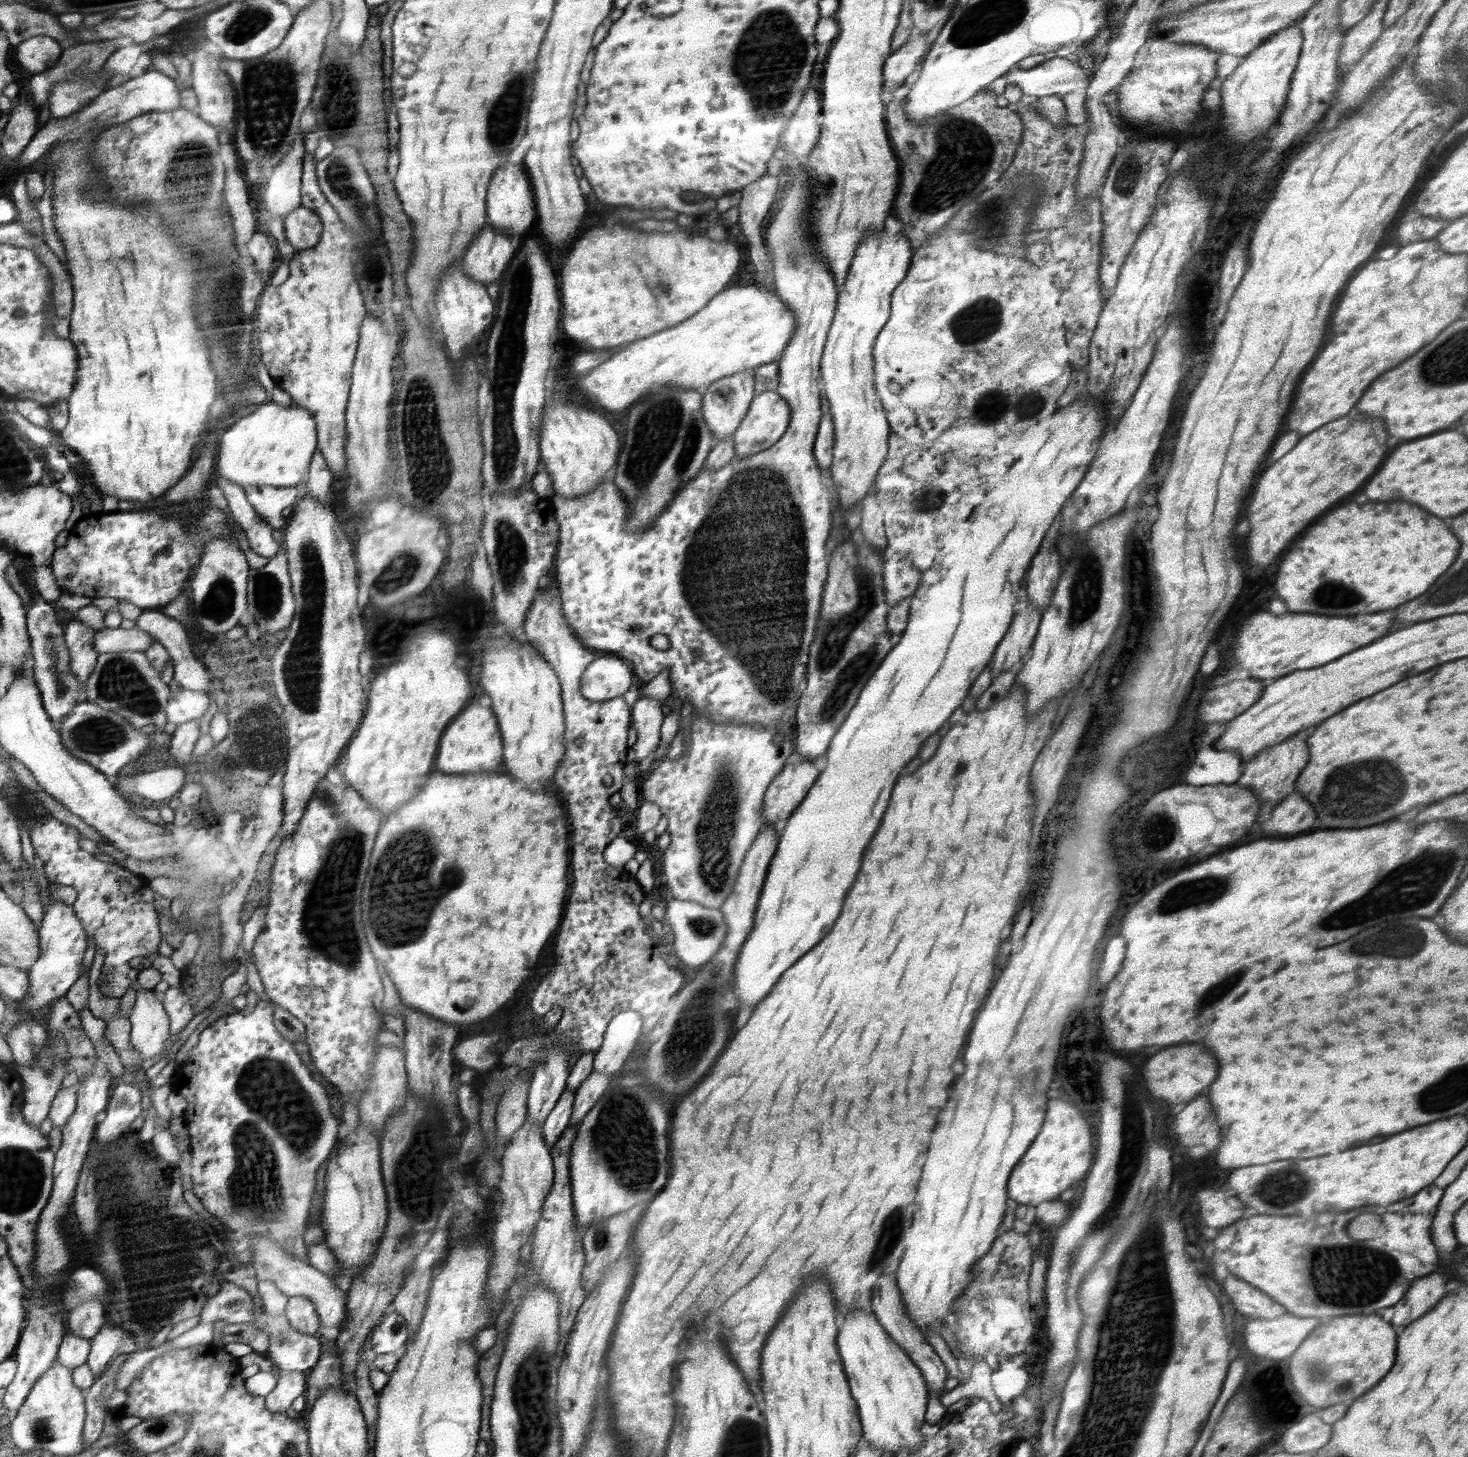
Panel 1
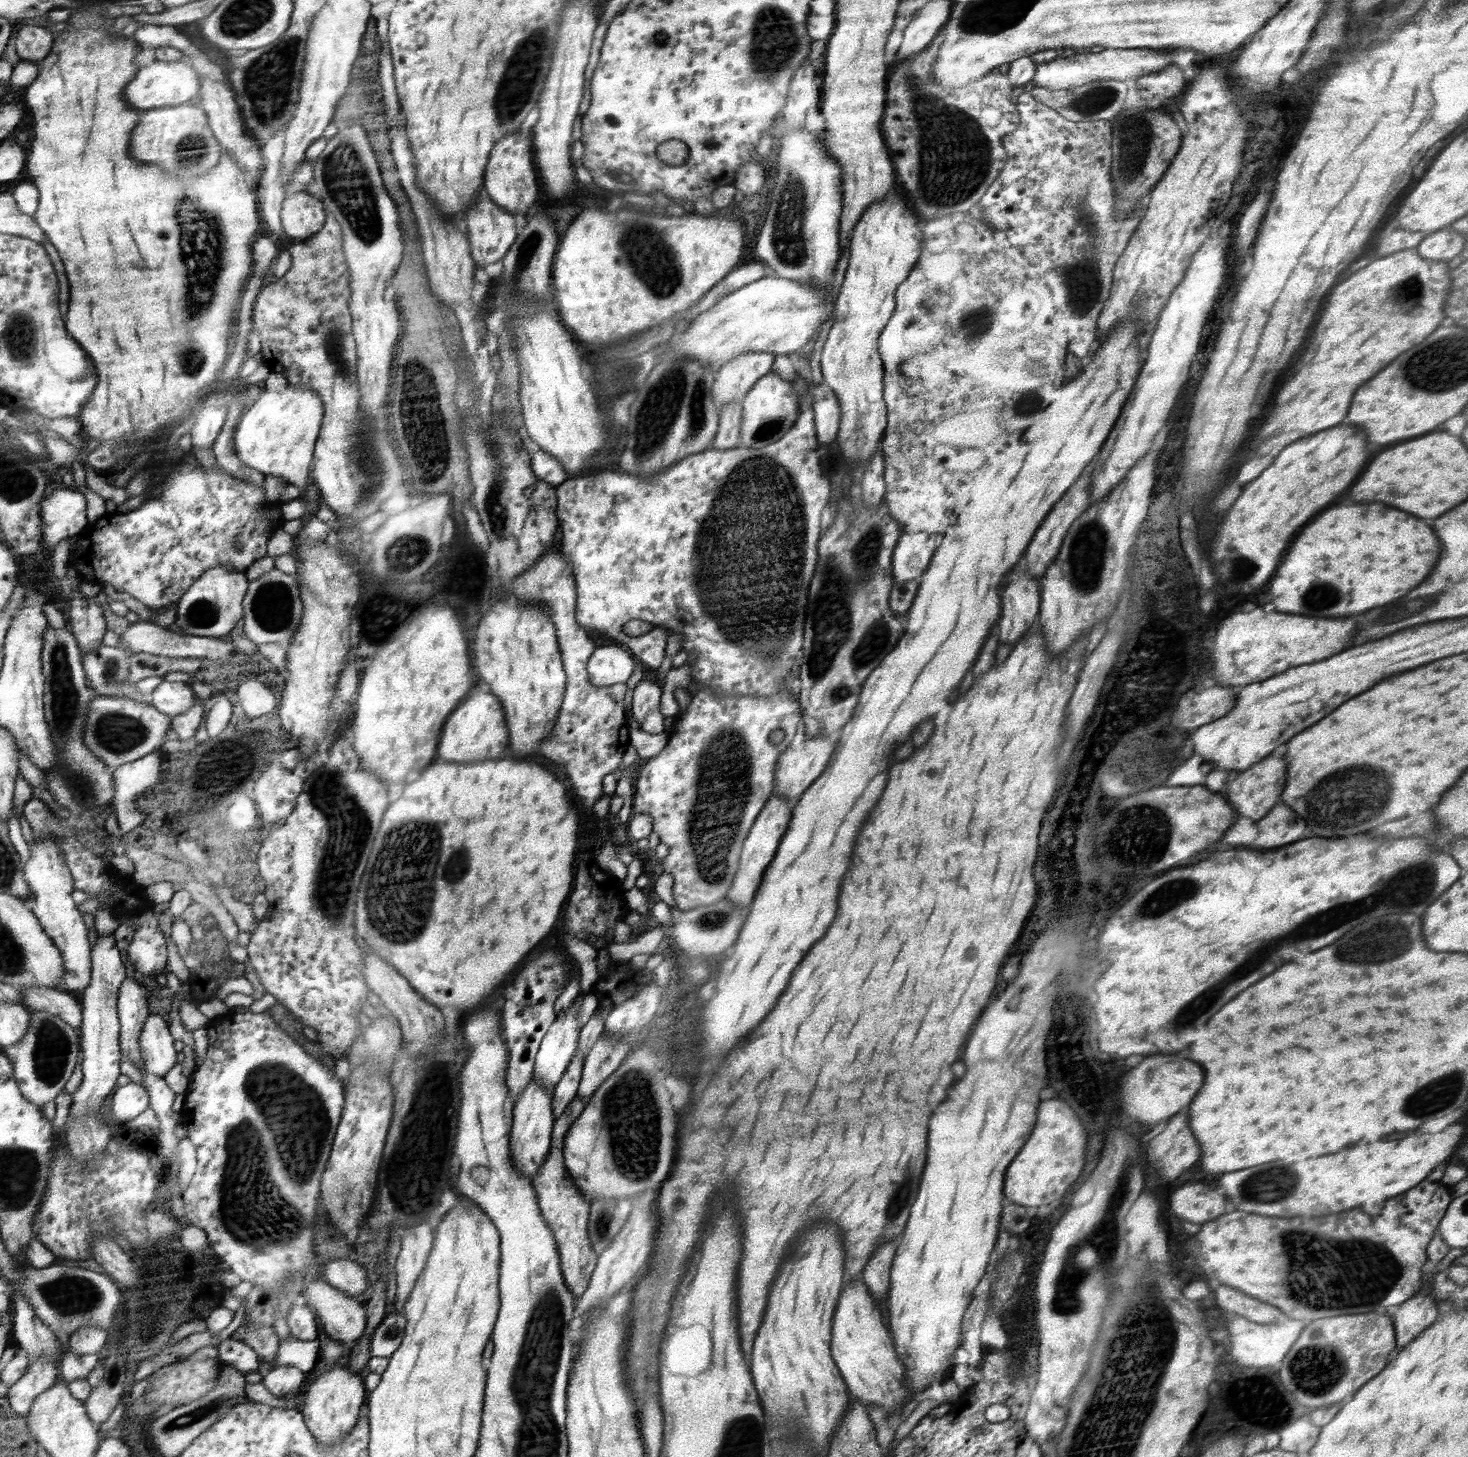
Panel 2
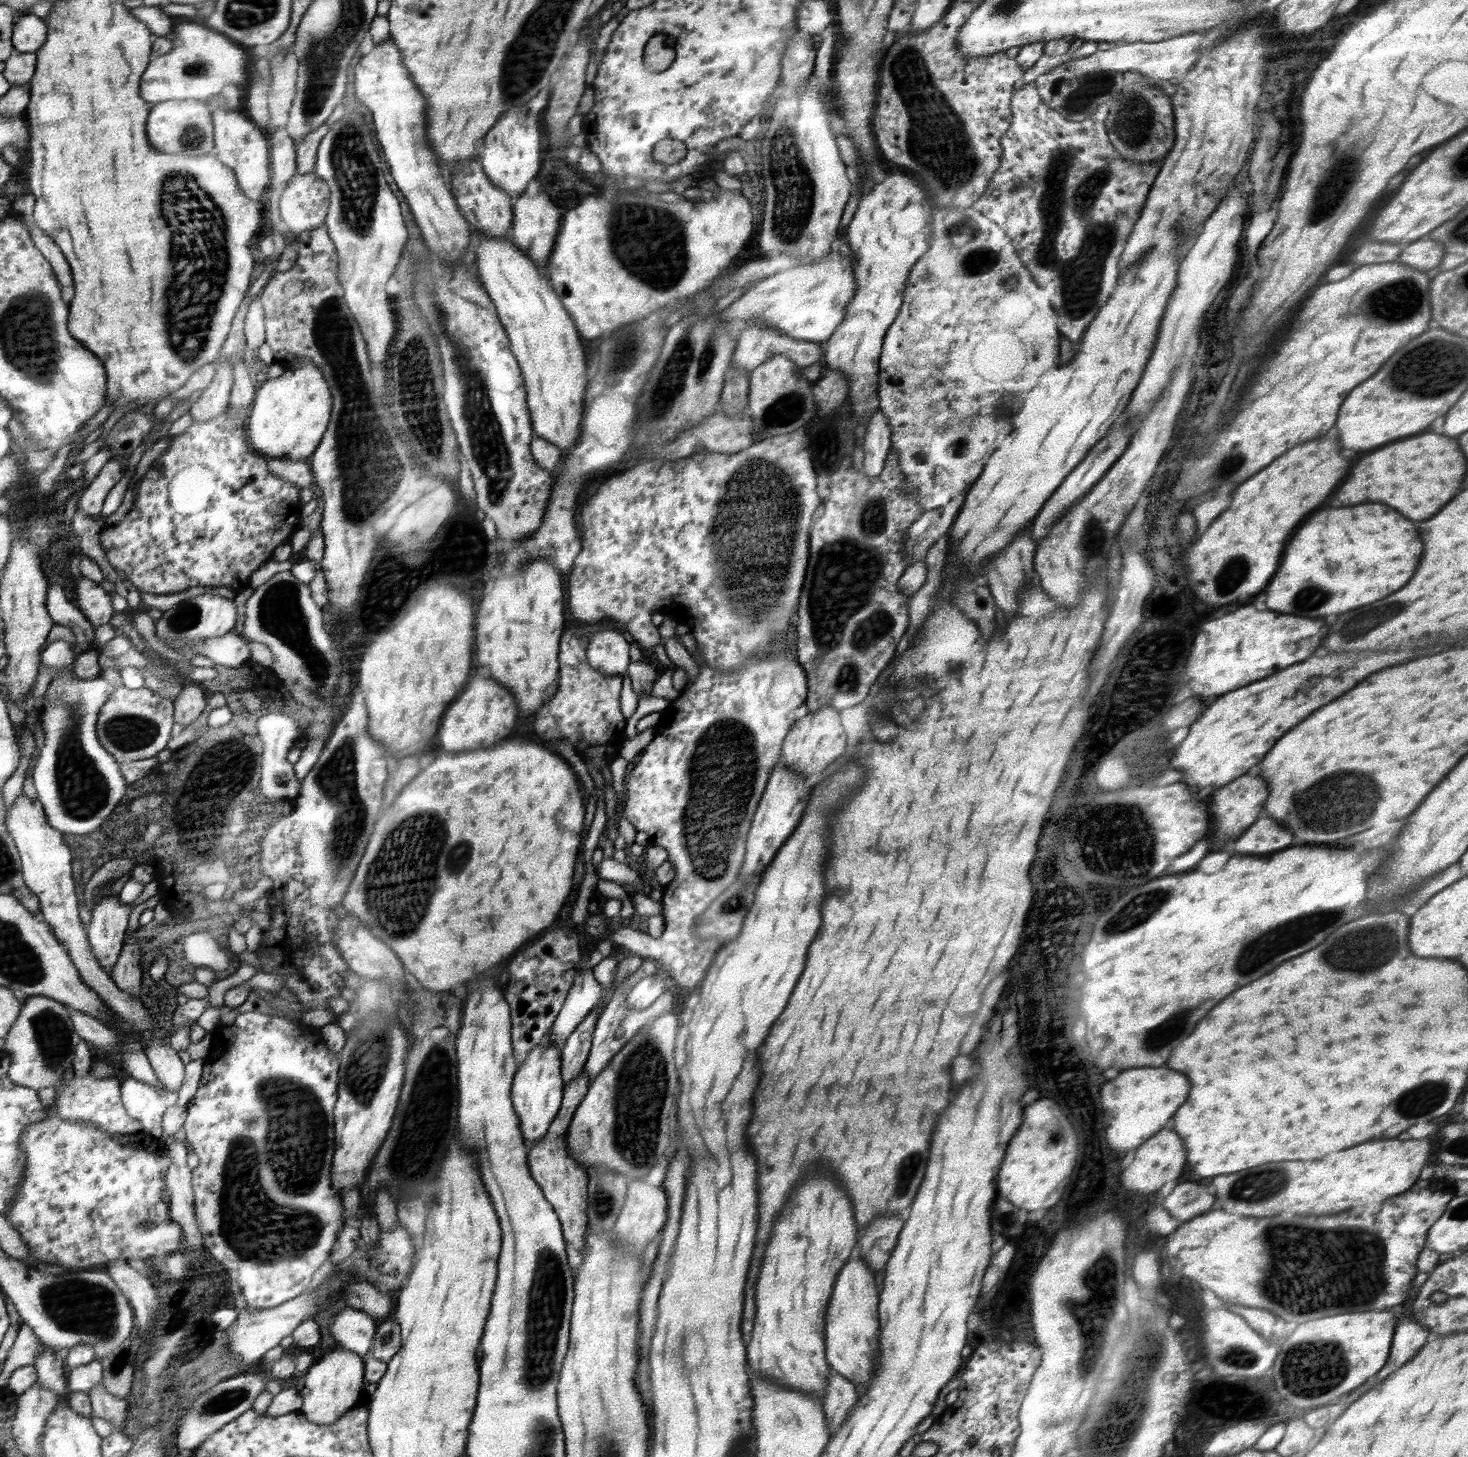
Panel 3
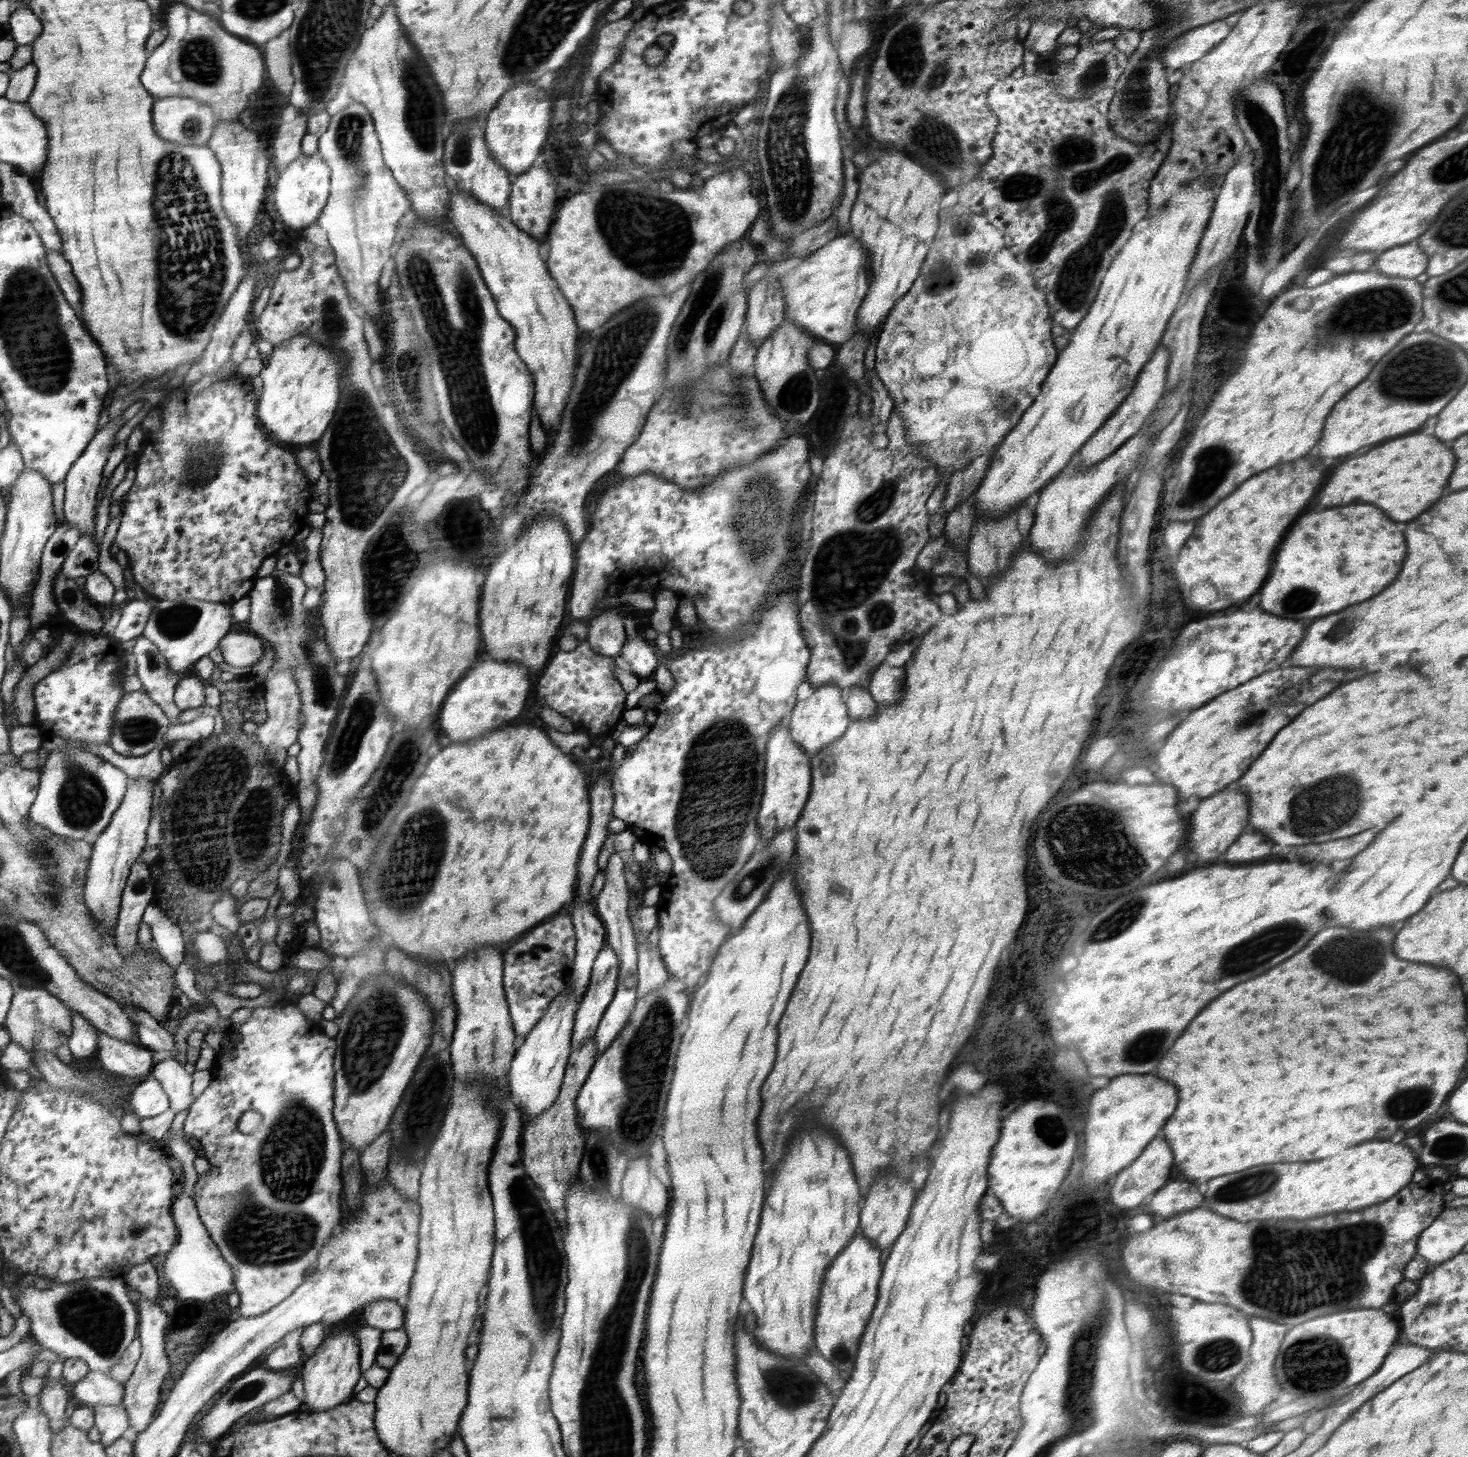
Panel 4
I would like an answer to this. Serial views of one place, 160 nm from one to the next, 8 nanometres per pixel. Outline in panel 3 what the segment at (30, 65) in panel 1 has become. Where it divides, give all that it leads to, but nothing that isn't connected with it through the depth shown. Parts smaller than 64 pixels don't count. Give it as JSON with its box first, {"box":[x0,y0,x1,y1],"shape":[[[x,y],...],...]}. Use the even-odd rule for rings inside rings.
{"box":[11,13,47,53],"shape":[[[28,13],[20,16],[20,21],[13,26],[11,37],[13,48],[17,53],[36,52],[46,40],[47,24],[45,20]]]}

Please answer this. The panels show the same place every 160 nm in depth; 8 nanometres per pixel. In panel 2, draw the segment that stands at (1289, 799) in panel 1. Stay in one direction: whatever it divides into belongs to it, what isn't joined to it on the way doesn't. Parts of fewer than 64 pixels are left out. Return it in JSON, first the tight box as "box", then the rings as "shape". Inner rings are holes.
{"box":[1252,802,1306,848],"shape":[[[1278,802],[1264,818],[1256,821],[1258,836],[1252,846],[1256,848],[1276,848],[1288,842],[1296,842],[1304,830],[1306,822],[1296,816],[1288,805]]]}

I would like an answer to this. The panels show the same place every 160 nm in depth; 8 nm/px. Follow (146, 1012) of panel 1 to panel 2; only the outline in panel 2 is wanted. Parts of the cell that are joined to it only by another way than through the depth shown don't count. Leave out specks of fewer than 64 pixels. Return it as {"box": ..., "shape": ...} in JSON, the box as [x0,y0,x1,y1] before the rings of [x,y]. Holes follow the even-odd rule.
{"box":[139,1013,176,1076],"shape":[[[150,1013],[142,1026],[139,1049],[149,1074],[163,1076],[176,1062],[174,1038],[168,1032],[169,1024],[159,1014]]]}

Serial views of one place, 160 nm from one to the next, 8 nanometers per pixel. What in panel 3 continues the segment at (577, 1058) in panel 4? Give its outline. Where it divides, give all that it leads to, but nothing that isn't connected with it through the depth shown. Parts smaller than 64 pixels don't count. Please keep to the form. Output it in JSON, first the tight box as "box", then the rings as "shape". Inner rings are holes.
{"box":[528,1071,590,1272],"shape":[[[583,1071],[578,1078],[573,1078],[571,1084],[566,1086],[566,1093],[563,1095],[562,1108],[558,1116],[550,1123],[543,1140],[537,1142],[529,1149],[528,1162],[530,1163],[532,1178],[543,1189],[543,1194],[547,1201],[555,1206],[556,1214],[559,1215],[559,1221],[562,1223],[563,1238],[566,1240],[567,1258],[569,1259],[571,1269],[575,1272],[583,1265],[587,1256],[587,1231],[588,1226],[588,1191],[587,1184],[589,1178],[585,1167],[570,1158],[566,1150],[566,1137],[570,1121],[574,1120],[575,1112],[580,1103],[587,1097],[587,1090],[590,1088],[590,1074]]]}

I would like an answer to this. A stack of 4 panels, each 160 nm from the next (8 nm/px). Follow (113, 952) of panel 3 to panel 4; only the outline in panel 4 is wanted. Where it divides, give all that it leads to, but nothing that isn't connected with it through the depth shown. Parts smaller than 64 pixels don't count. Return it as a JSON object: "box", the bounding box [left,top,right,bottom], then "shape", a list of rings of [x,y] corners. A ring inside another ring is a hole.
{"box":[85,778,152,936],"shape":[[[132,778],[127,783],[126,796],[114,814],[113,820],[103,833],[92,841],[94,852],[91,854],[90,867],[87,869],[85,903],[91,914],[98,921],[100,936],[115,928],[119,920],[120,905],[123,900],[123,890],[126,888],[127,878],[131,874],[132,865],[145,848],[147,842],[147,828],[150,824],[150,806],[152,806],[152,779]]]}

